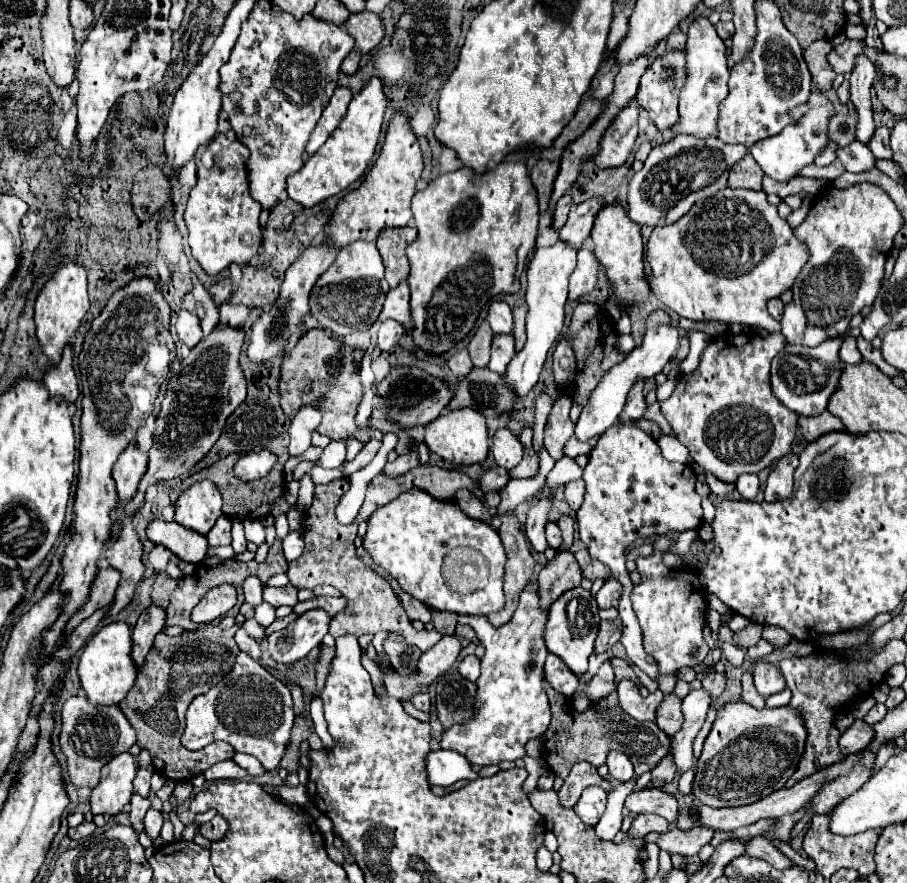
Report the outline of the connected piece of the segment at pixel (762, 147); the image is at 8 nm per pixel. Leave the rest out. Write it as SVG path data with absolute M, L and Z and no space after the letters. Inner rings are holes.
M813 92L809 98L809 106L811 106L811 110L799 120L797 126L787 126L781 134L773 136L773 138L765 138L761 142L755 142L749 148L749 152L757 160L757 164L765 164L765 174L771 178L777 178L779 182L795 178L799 174L799 170L809 166L815 160L817 152L823 150L827 144L829 118L825 118L825 116L829 116L831 102L821 92Z

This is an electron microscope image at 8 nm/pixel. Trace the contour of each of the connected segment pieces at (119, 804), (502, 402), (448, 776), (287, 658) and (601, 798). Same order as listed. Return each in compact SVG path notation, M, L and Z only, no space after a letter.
M129 752L115 756L101 768L101 782L91 792L93 814L117 816L133 796L133 778L137 776L135 756Z
M473 368L463 382L459 382L457 392L449 408L471 406L485 418L497 418L501 414L511 414L515 410L515 396L503 384L497 372L487 368Z
M435 750L427 756L427 774L429 784L451 786L459 780L477 778L480 767L471 768L469 760L453 750Z
M313 608L297 616L287 628L273 632L267 638L271 658L279 664L291 664L305 658L313 648L317 648L327 634L329 614L323 608Z
M589 786L583 790L579 802L575 804L575 814L589 826L595 826L605 812L607 792L599 786Z

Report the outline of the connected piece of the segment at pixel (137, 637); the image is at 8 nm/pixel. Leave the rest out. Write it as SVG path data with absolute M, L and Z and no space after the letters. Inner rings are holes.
M151 604L139 618L133 628L133 660L141 666L143 658L153 646L153 640L165 628L165 610L157 604Z

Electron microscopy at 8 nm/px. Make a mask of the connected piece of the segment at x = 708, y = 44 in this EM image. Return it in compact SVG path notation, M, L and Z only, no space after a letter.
M701 16L697 18L687 32L687 82L681 90L679 98L679 124L673 126L671 136L677 134L691 134L697 138L717 136L717 106L727 96L727 80L729 80L729 68L725 58L725 44L717 36L715 26L709 22L709 18Z

